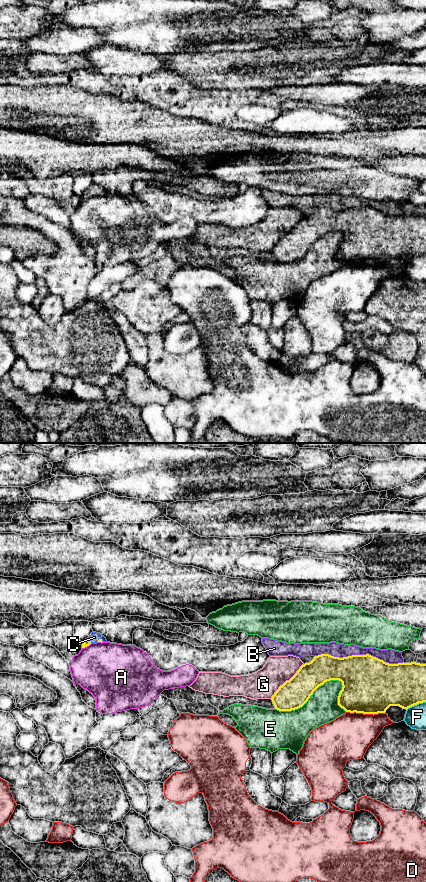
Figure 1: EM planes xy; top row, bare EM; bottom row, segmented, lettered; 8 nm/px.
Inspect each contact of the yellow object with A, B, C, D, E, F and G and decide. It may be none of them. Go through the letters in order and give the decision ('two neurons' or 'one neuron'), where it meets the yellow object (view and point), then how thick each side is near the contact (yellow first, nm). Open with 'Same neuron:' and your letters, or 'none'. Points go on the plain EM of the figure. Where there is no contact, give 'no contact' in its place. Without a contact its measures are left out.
Same neuron: C
A: two neurons; contact xy (86, 198); calibres 50 and 440 nm
B: two neurons; contact xy (359, 207); calibres 440 and 120 nm
C: one neuron; contact xy (100, 191); calibres 30 and 80 nm
D: two neurons; contact xy (366, 265); calibres 440 and 360 nm
E: two neurons; contact xy (309, 249); calibres 240 and 260 nm
F: two neurons; contact xy (415, 256); calibres 360 and 170 nm
G: two neurons; contact xy (286, 233); calibres 240 and 240 nm

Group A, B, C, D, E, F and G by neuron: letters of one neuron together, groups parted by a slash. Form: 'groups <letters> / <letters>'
groups A / B / C / D / E / F / G

